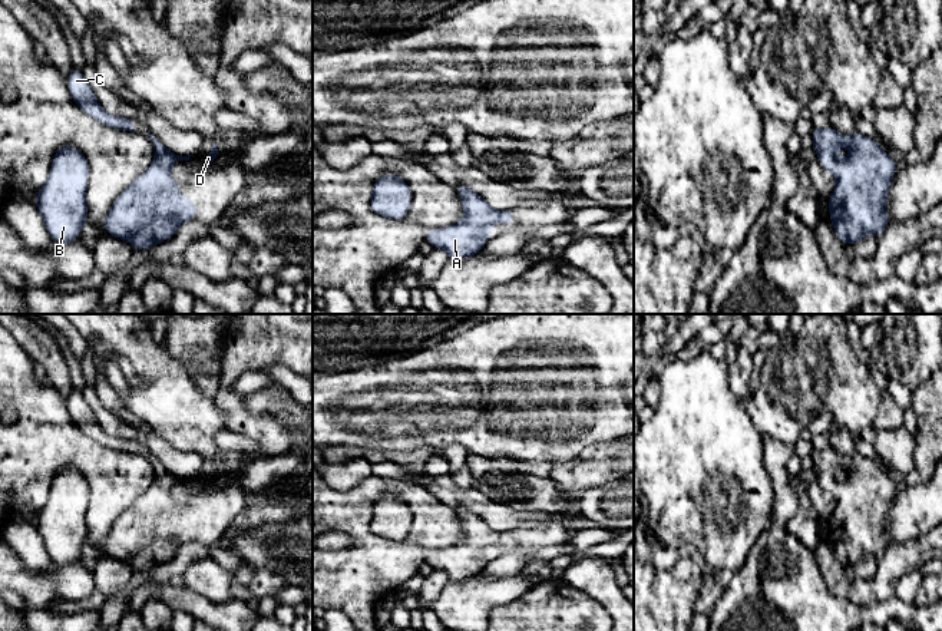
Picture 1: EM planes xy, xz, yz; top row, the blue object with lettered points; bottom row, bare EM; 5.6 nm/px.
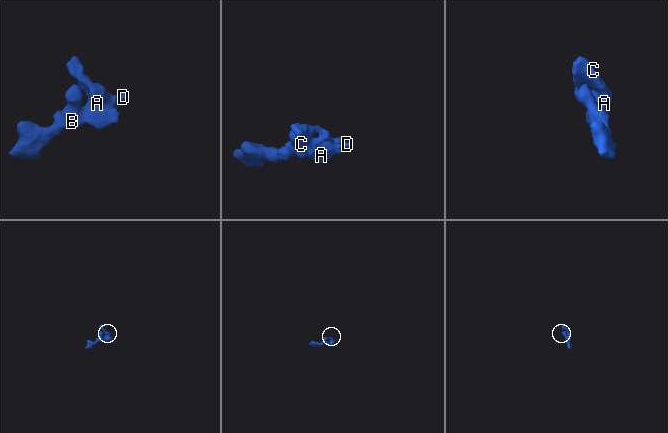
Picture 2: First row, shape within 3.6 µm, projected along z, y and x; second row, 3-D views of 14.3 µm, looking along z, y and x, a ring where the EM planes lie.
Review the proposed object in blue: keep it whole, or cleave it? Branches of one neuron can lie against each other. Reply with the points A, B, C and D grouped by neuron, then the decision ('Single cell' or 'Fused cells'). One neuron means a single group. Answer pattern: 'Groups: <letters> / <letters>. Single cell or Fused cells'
Groups: A B C D. Single cell

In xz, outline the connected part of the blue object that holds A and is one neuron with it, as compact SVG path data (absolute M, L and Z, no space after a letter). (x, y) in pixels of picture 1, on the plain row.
M466 506L456 513L462 522L465 538L455 548L434 549L426 554L426 562L433 569L442 569L449 581L463 581L483 572L492 548L510 544L509 532L492 529L479 515Z

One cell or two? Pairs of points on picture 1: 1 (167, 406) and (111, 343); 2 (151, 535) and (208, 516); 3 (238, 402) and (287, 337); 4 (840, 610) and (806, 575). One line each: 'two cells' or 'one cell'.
1: one cell
2: one cell
3: one cell
4: one cell

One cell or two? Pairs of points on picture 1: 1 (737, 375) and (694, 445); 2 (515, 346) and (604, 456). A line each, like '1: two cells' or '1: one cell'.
1: two cells
2: two cells

